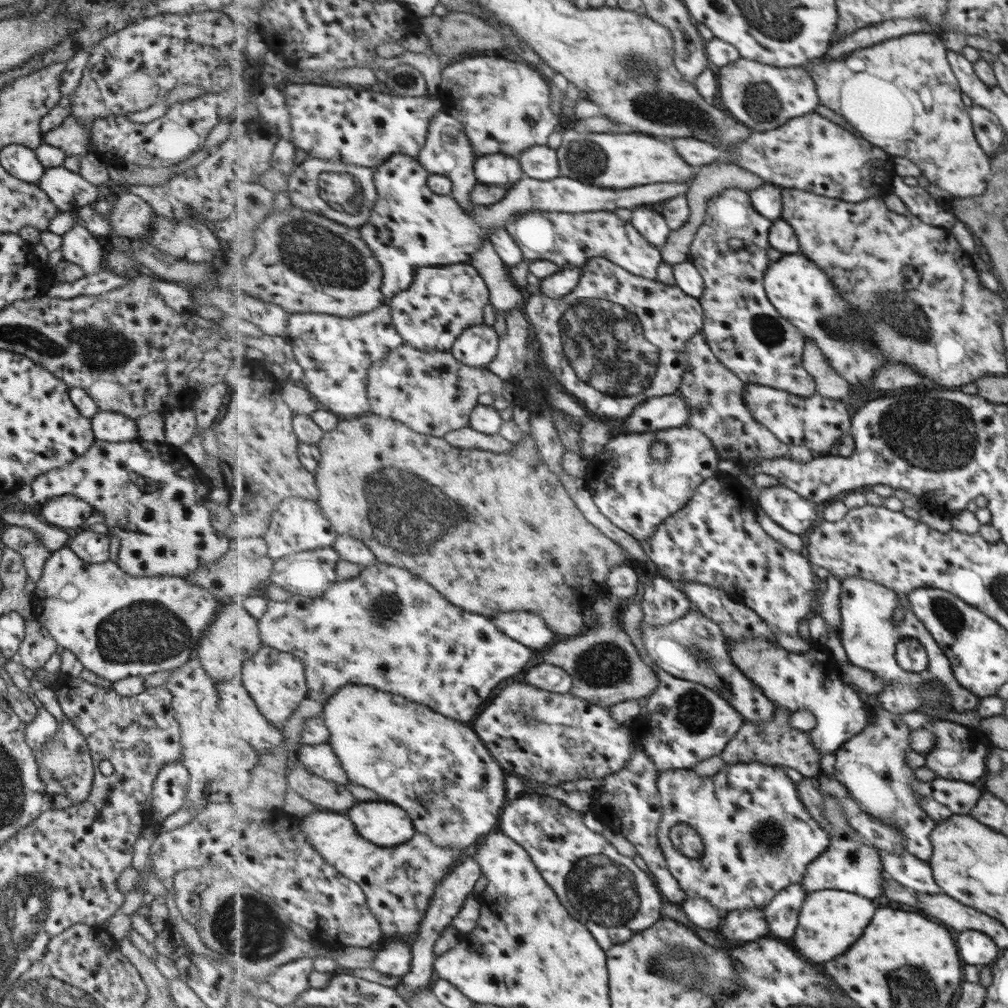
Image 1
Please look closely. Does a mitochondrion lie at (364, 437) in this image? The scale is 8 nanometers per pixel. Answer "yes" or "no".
no

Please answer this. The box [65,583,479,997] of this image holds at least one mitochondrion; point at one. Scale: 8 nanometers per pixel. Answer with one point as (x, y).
(143, 632)

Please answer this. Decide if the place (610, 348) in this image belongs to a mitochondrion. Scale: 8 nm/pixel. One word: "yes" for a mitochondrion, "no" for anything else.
yes

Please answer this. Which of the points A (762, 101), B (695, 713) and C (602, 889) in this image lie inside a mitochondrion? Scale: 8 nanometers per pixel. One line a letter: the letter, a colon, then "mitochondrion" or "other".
A: mitochondrion
B: mitochondrion
C: mitochondrion

